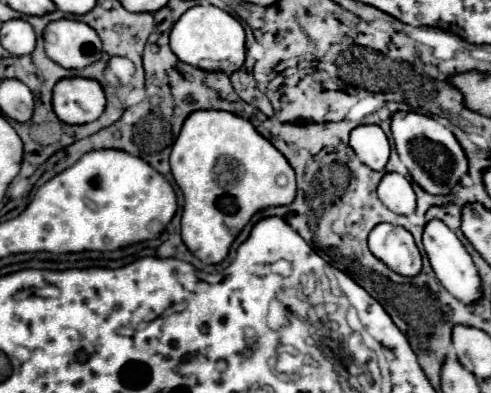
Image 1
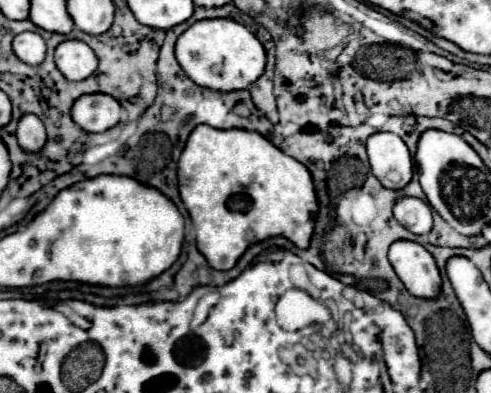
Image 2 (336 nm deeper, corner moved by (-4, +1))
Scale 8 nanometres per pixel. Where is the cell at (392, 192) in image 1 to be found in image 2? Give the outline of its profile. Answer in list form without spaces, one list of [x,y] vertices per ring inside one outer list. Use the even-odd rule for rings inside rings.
[[[400,197],[394,205],[394,217],[408,231],[422,235],[432,229],[432,209],[426,201],[416,197]]]

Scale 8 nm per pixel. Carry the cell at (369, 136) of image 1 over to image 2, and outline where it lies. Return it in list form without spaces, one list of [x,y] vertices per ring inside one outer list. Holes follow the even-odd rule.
[[[374,133],[366,141],[372,173],[388,189],[402,189],[412,179],[412,157],[396,133]]]

